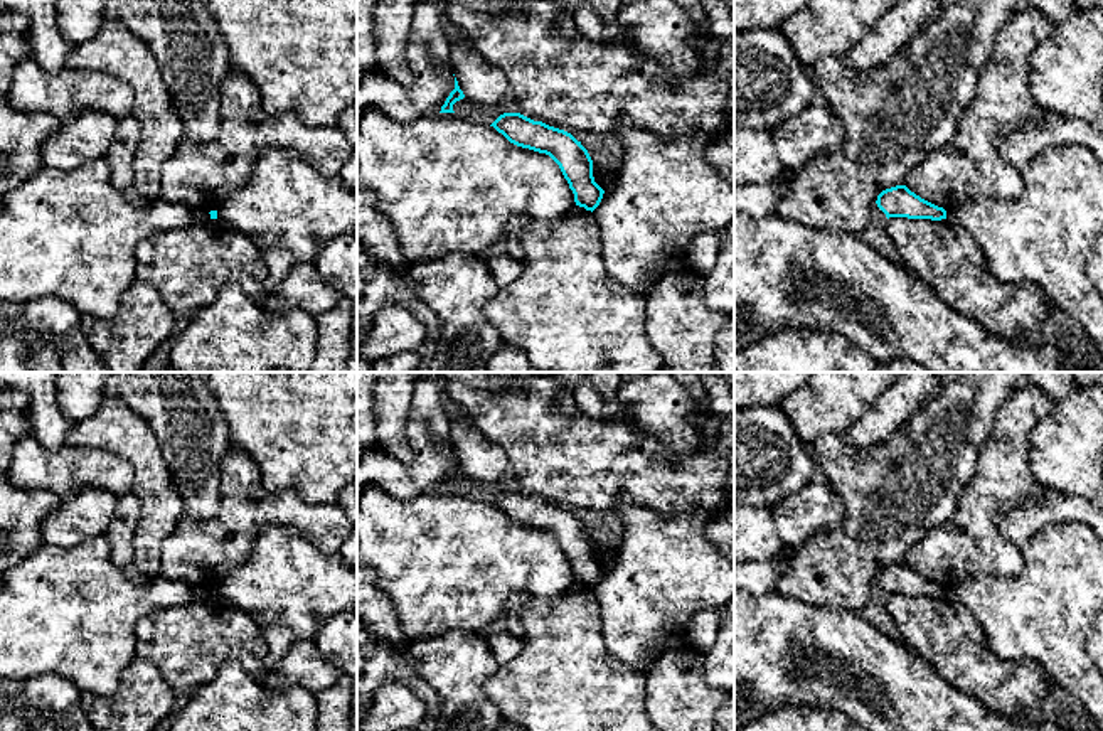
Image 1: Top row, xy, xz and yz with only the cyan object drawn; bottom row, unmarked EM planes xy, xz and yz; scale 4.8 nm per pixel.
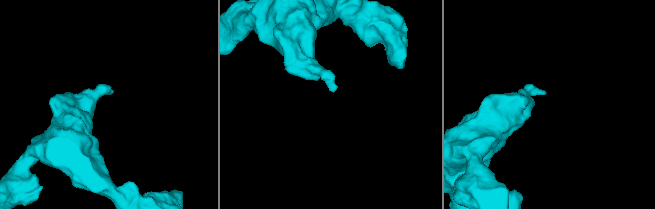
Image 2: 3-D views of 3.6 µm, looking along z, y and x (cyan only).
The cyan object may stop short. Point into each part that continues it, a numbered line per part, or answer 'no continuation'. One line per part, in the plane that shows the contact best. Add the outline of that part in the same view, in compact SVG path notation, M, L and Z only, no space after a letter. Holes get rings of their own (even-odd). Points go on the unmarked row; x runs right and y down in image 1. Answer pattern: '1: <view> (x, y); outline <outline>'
no continuation

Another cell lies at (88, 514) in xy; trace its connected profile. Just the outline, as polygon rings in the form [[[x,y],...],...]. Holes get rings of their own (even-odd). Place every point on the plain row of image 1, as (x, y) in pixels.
[[[89,487],[61,504],[44,519],[44,542],[72,547],[103,536],[111,524],[118,497],[106,488]]]

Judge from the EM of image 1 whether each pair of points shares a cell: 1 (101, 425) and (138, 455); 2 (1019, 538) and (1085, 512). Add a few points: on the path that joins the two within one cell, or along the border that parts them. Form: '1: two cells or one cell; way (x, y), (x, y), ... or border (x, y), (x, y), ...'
1: one cell; way (110, 428), (130, 447)
2: one cell; way (1036, 521), (1044, 512), (1068, 512)

